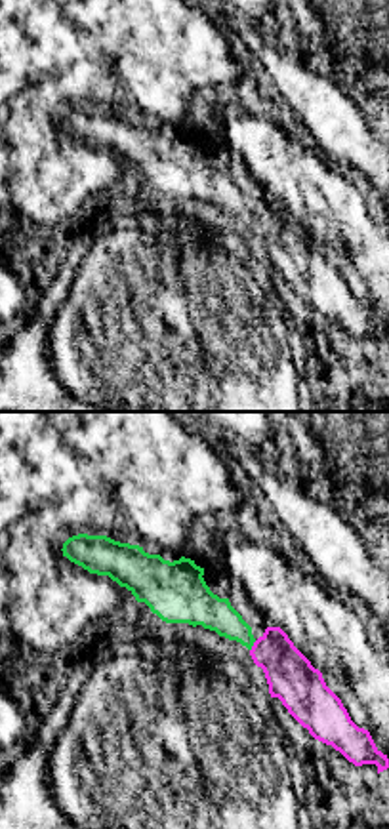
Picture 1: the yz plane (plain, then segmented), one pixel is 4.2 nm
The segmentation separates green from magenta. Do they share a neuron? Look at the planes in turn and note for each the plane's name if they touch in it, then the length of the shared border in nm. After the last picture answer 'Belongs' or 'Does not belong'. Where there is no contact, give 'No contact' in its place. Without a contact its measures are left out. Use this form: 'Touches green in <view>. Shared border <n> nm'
Touches green in yz. Shared border 50 nm

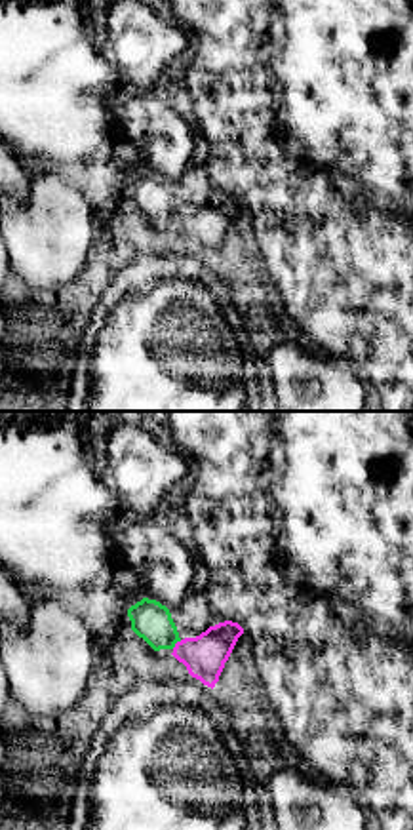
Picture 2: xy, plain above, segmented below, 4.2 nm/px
Touches green in xy. Shared border 60 nm

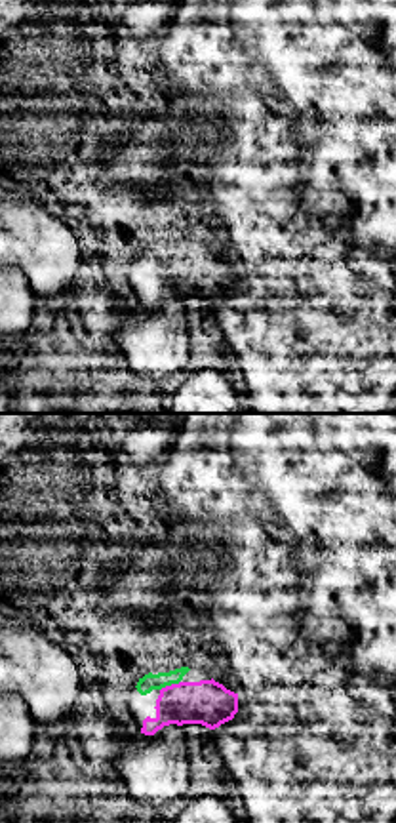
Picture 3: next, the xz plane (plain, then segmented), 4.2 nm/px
Touches green in xz. Shared border 100 nm

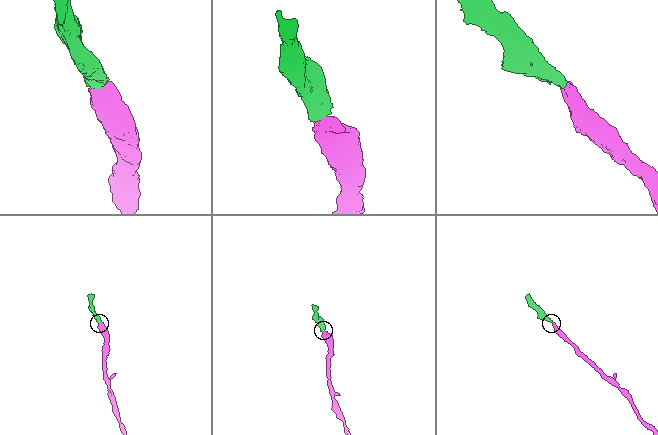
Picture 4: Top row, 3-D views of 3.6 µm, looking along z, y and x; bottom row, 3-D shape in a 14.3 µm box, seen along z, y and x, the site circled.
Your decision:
Belongs

